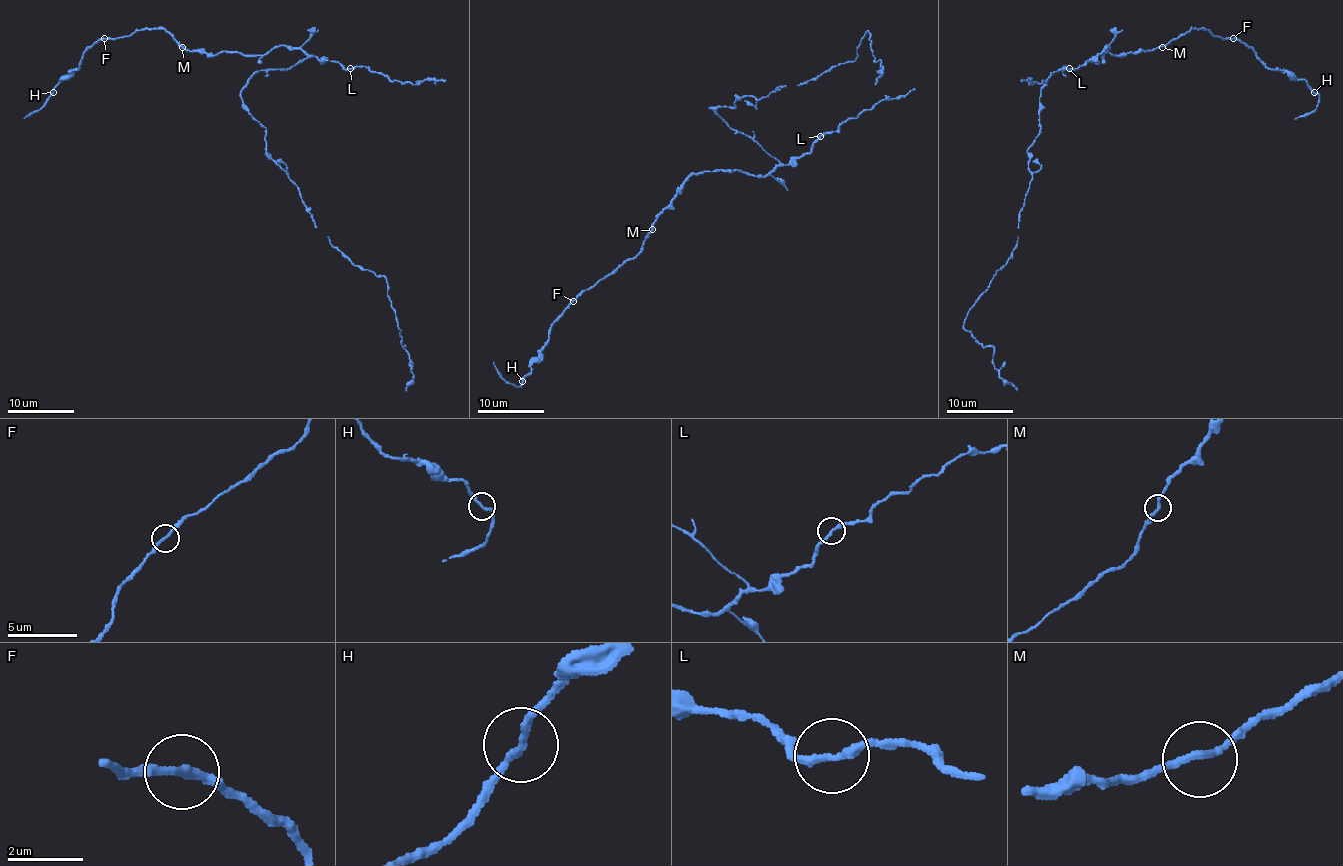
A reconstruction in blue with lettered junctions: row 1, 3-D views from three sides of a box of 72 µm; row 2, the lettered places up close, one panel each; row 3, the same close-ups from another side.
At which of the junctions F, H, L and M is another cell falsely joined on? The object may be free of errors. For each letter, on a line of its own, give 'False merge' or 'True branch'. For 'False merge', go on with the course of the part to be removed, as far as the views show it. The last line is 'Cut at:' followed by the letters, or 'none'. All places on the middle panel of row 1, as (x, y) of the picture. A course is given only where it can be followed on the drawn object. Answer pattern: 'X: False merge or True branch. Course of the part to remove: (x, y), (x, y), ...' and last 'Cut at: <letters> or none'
F: True branch
H: True branch
L: True branch
M: True branch
Cut at: none

